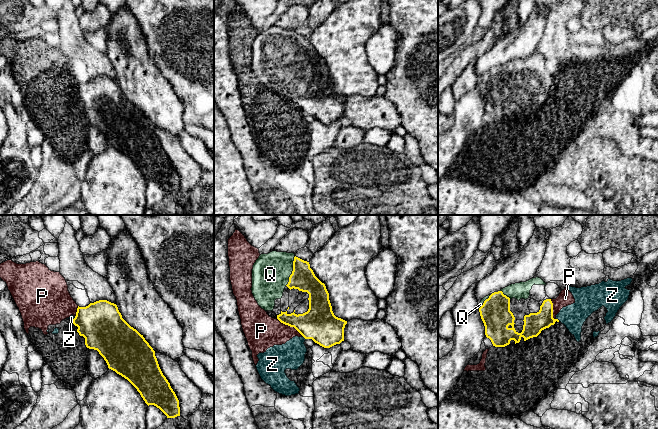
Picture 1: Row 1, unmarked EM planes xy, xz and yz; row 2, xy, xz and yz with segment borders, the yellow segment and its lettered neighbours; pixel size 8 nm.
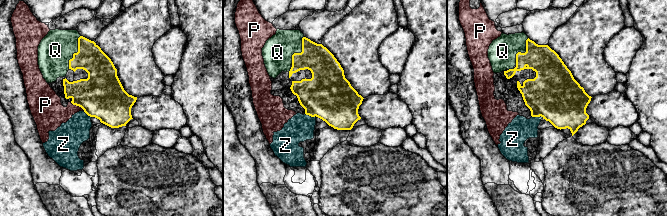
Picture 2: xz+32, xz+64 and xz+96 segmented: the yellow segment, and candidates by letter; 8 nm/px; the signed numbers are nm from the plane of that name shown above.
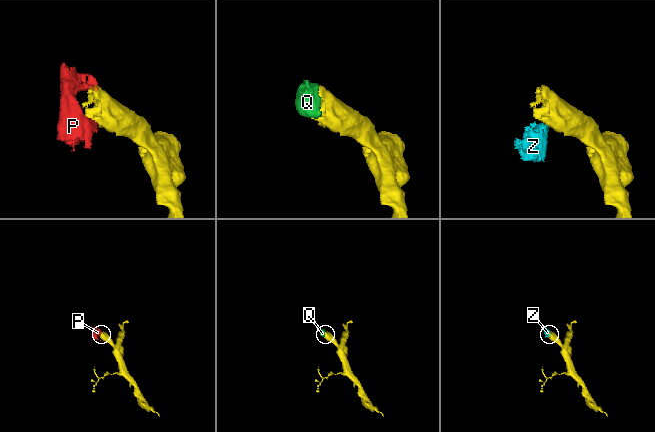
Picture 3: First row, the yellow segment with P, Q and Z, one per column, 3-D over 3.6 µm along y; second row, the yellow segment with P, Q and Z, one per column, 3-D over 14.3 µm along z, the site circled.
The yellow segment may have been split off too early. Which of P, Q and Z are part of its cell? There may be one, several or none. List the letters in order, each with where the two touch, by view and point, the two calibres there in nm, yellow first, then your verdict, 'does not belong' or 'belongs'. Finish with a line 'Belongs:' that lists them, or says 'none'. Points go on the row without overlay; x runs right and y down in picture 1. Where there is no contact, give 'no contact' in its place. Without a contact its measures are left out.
P: xz (290, 102) | 280/280 nm | does not belong
Q: xz (292, 47) | 190/300 nm | belongs
Z: yz (557, 95) | 170/200 nm | does not belong
Belongs: Q

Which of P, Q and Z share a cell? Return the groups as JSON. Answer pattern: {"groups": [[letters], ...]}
{"groups": [["P", "Z"], ["Q"]]}

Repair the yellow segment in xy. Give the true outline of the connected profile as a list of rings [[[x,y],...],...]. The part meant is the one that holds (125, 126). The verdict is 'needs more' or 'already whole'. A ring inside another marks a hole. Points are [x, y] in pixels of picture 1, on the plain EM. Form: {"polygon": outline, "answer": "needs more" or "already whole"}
{"polygon": [[[99,76],[86,83],[78,82],[72,97],[79,111],[85,114],[86,123],[97,126],[108,144],[127,155],[148,182],[156,182],[167,194],[180,192],[179,176],[159,143],[155,127],[143,111],[122,94],[116,80]]], "answer": "already whole"}

